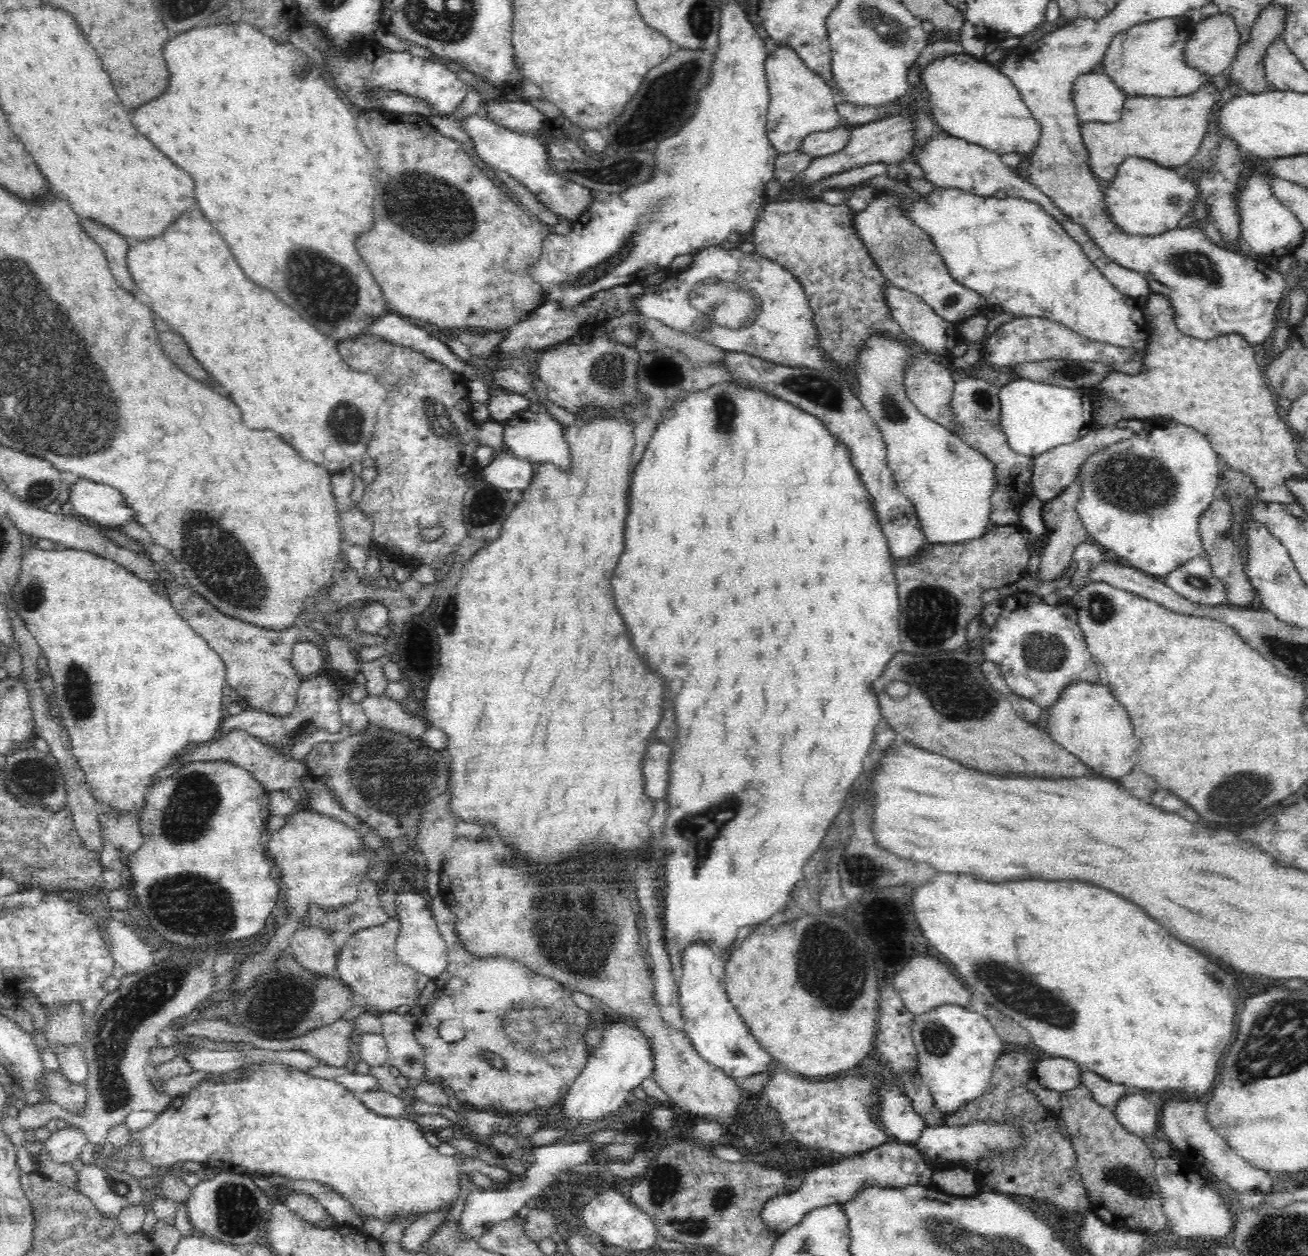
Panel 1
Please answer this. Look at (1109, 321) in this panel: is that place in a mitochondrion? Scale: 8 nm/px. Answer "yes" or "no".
no

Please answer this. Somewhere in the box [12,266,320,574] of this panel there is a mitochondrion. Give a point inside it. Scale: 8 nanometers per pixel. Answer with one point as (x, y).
(42, 489)

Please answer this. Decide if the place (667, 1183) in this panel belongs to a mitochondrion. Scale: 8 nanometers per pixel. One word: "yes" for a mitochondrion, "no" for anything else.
yes

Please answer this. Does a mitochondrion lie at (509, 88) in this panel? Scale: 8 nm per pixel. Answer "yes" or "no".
no

